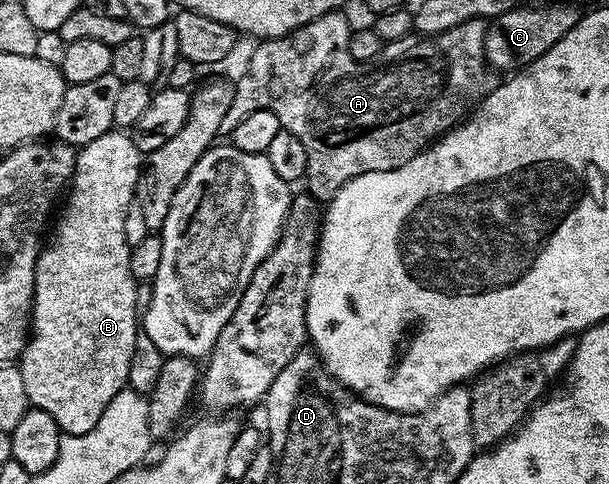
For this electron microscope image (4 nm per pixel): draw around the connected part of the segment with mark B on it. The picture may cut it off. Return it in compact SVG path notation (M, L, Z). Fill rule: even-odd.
M112 131L105 135L97 135L93 143L82 146L75 154L75 172L71 174L69 182L69 192L66 194L67 206L63 209L63 214L54 222L55 238L40 252L35 268L35 301L31 304L30 313L30 333L27 339L27 346L21 352L17 364L21 371L21 379L25 382L25 395L29 395L31 405L41 411L49 411L53 419L59 425L64 434L85 435L85 431L93 431L97 427L97 419L109 407L109 399L117 395L127 385L127 376L129 375L129 359L133 359L135 350L135 334L137 332L137 309L135 313L135 288L137 282L135 276L131 274L131 250L132 246L127 244L123 228L125 227L125 215L133 203L135 188L139 182L139 170L143 167L144 158L139 152L139 148L133 143L130 132ZM67 229L96 229L99 233L91 233L87 237L87 258L83 261L83 266L79 269L79 274L70 273L67 270Z

